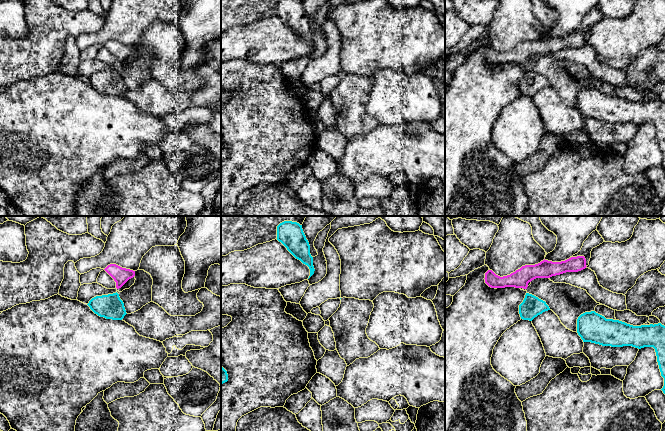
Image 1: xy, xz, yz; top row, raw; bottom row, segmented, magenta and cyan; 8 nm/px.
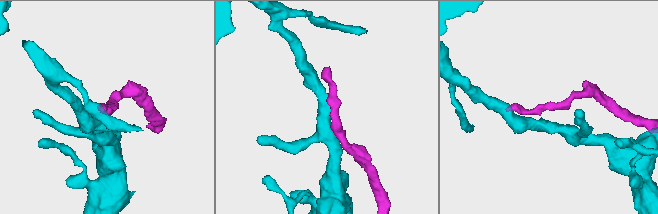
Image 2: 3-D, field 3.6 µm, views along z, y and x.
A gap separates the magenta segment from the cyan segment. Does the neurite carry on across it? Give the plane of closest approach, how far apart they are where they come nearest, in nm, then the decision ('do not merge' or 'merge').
xy | 30 nm | do not merge

